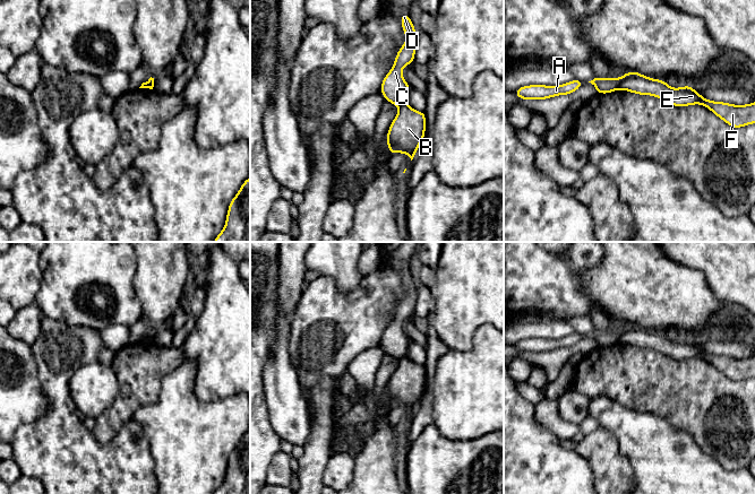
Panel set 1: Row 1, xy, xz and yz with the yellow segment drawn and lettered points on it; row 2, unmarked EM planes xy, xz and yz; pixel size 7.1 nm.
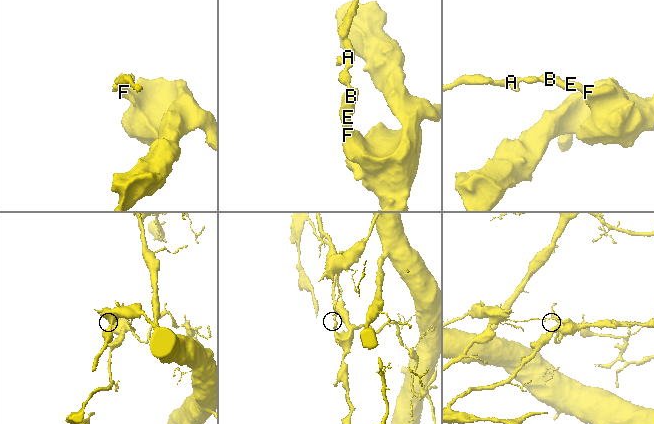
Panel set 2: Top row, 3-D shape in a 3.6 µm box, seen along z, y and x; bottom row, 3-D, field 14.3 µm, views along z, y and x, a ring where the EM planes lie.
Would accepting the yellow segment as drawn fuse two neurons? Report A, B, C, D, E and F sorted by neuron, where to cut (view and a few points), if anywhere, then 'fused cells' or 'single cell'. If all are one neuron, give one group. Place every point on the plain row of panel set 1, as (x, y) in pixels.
A C D / B E F; cut in yz along (618, 331), (619, 341); fused cells

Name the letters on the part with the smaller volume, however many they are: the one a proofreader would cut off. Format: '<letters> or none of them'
B, E, F

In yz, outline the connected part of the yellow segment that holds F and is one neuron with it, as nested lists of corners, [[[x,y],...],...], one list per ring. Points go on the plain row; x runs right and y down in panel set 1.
[[[636,324],[626,326],[619,331],[619,343],[638,348],[651,348],[677,361],[701,357],[732,381],[741,381],[755,376],[755,355],[733,358],[710,354],[702,350],[692,339],[672,341],[667,338],[666,333],[652,332]]]

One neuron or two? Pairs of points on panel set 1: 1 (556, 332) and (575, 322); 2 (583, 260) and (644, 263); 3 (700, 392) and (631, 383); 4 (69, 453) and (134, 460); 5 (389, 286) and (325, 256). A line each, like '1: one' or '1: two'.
1: two
2: two
3: one
4: one
5: two

